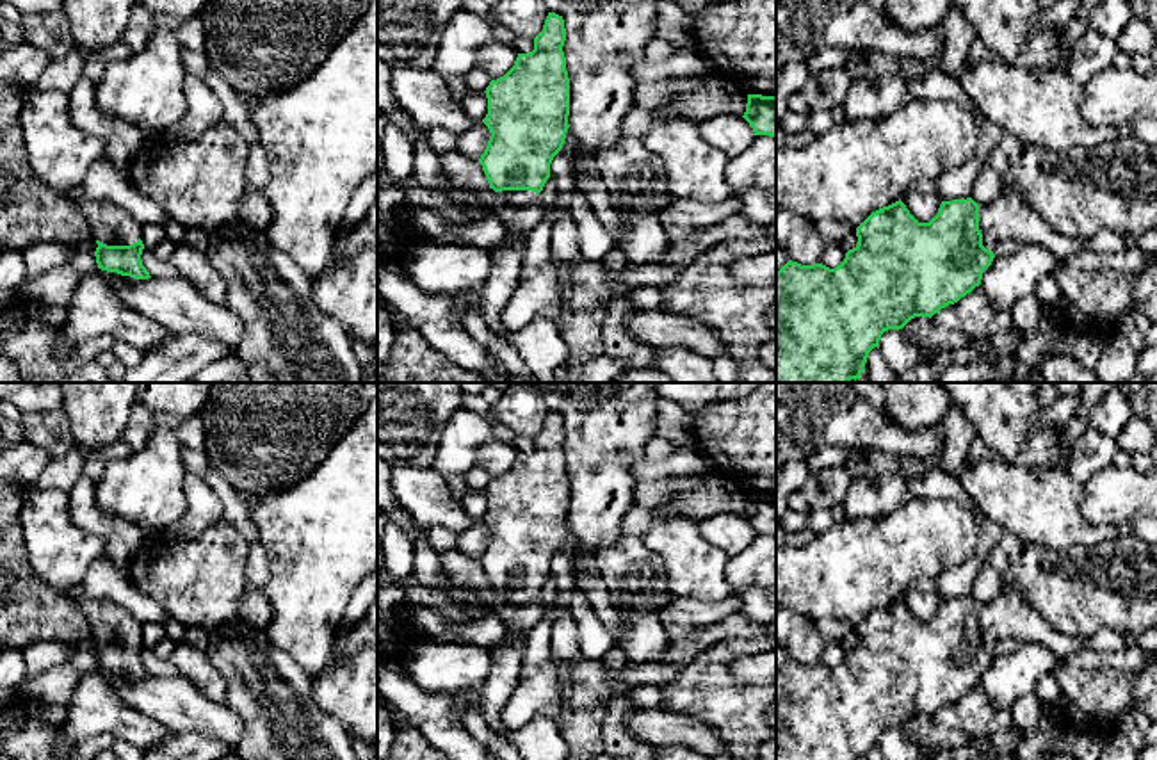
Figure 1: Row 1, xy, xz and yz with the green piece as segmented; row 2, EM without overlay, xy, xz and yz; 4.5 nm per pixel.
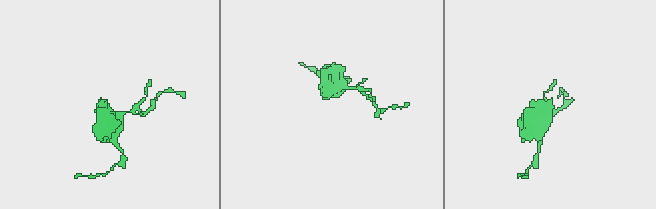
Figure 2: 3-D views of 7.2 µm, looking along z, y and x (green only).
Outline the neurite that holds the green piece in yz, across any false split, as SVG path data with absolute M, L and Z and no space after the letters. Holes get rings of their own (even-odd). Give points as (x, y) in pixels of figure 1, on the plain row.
M1002 589L993 602L981 605L972 596L942 600L929 621L918 621L899 598L872 610L856 627L856 635L858 643L835 667L789 659L776 671L776 760L867 760L869 751L879 746L885 730L899 730L915 716L931 717L979 685L1000 639L1036 643L1048 648L1057 660L1068 660L1086 650L1086 637L1068 637L1048 627L1018 589Z

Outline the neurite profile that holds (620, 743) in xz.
M627 694L609 701L607 714L602 721L605 753L619 760L655 760L655 748L641 742L625 728L625 719L635 710L639 707L632 705Z

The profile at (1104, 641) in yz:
M1100 628L1086 637L1086 650L1098 653L1112 653L1125 646L1123 635L1111 628Z

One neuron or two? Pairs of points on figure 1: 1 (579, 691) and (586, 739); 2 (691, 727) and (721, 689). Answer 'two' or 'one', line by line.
1: one
2: two

